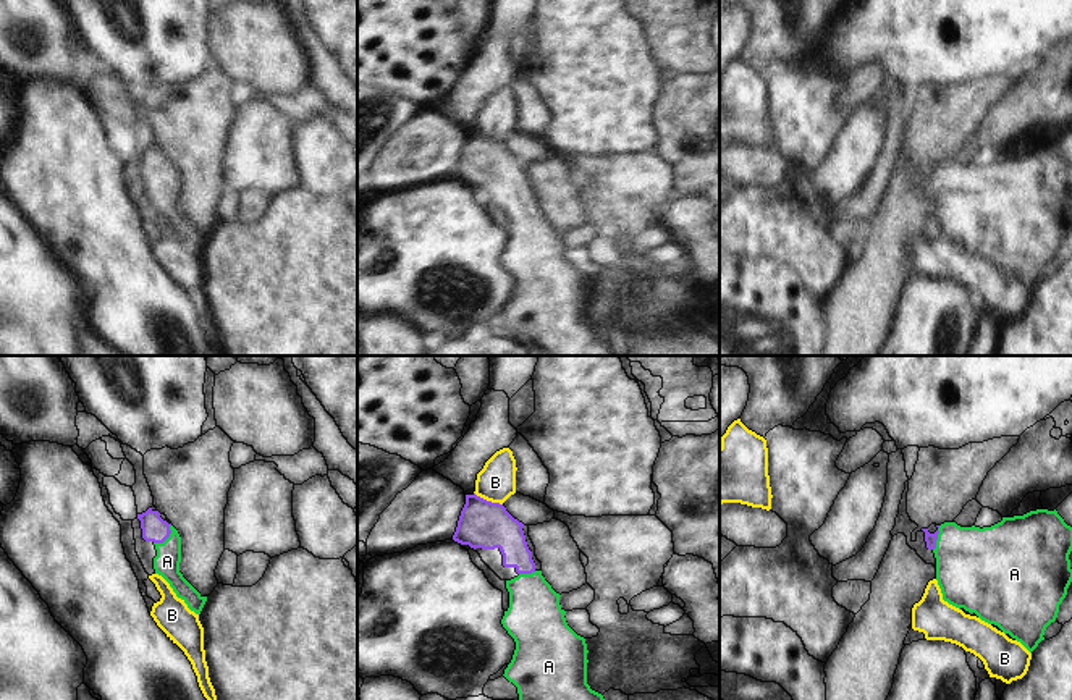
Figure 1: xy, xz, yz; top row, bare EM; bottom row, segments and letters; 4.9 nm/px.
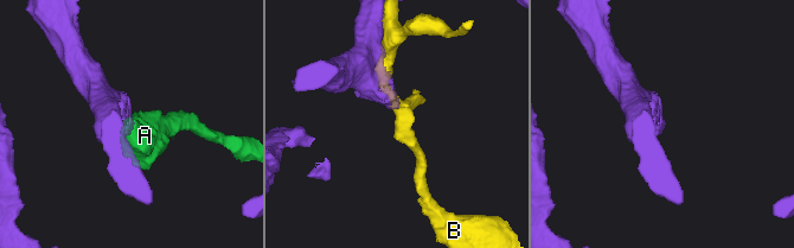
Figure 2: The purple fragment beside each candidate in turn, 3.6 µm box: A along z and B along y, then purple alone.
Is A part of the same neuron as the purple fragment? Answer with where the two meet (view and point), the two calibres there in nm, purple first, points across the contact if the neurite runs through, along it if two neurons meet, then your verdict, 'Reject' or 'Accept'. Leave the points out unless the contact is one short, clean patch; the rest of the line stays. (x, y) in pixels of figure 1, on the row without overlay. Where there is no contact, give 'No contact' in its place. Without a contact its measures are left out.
Touches purple at xy (167, 175). Thickness 130 nm (purple) against 130 nm. Path across: xy (154, 167), (167, 175), (167, 199). Accept

